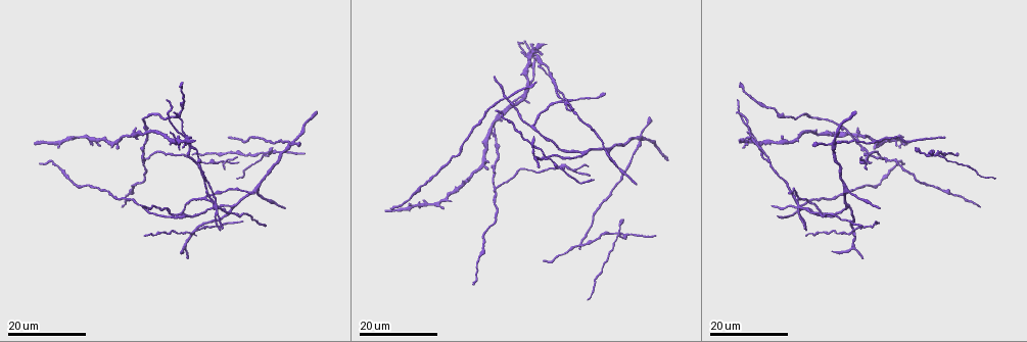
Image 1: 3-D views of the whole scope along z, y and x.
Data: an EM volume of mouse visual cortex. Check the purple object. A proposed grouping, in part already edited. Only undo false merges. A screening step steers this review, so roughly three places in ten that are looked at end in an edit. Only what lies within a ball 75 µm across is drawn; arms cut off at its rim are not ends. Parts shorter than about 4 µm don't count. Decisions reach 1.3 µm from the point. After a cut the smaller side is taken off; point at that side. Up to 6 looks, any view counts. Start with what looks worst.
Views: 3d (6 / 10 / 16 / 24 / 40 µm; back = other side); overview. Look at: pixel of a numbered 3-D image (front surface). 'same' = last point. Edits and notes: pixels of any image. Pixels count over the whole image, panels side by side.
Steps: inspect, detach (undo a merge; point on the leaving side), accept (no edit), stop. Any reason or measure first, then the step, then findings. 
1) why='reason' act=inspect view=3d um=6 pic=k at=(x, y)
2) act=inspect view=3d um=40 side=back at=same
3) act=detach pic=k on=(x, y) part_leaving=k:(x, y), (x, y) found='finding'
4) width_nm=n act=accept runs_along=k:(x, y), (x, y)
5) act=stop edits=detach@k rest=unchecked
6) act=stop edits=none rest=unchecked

why='four or more arms meet' act=inspect view=3d um=24 pic=1 at=(225, 160)

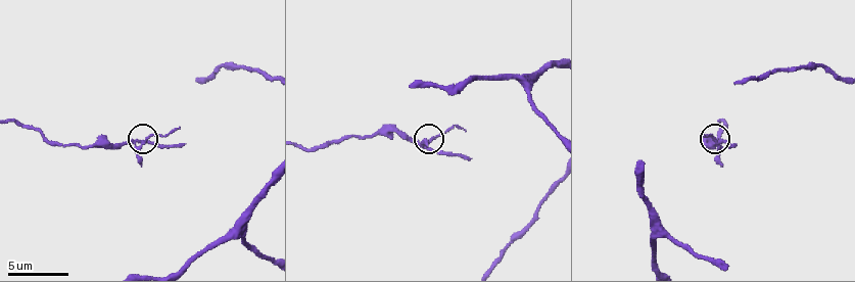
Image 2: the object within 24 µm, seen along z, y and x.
act=inspect view=3d um=10 pic=2 at=(724, 143)

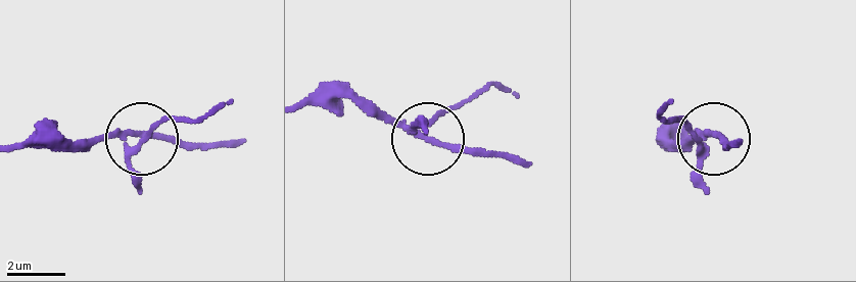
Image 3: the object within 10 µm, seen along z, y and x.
act=accept runs_along=3:(306, 105), (350, 95), (438, 141), (494, 153) found='all the same cell'

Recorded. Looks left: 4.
why='three-way junction' act=inspect view=3d um=16 pic=1 at=(850, 208)

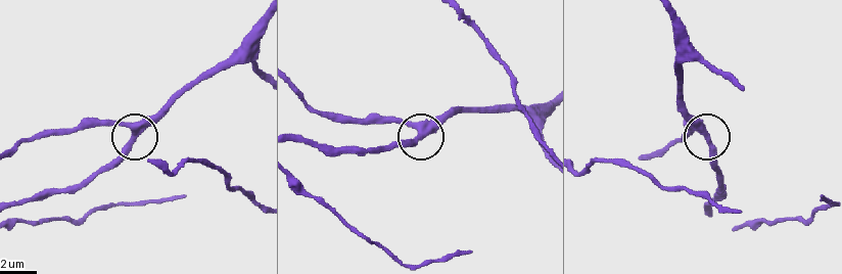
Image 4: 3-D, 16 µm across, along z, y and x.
act=inspect view=3d um=10 pic=4 at=(708, 136)

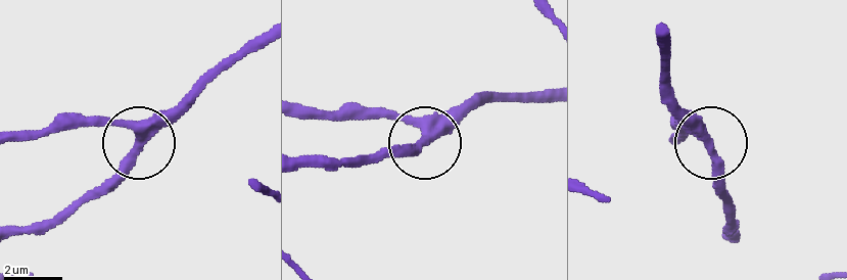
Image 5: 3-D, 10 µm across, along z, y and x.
arms=3 act=accept runs_along=5:(298, 106), (401, 121), (423, 140), (381, 154) found='all the same cell'

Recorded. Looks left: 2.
why='four or more arms meet' act=inspect view=3d um=24 pic=1 at=(834, 143)

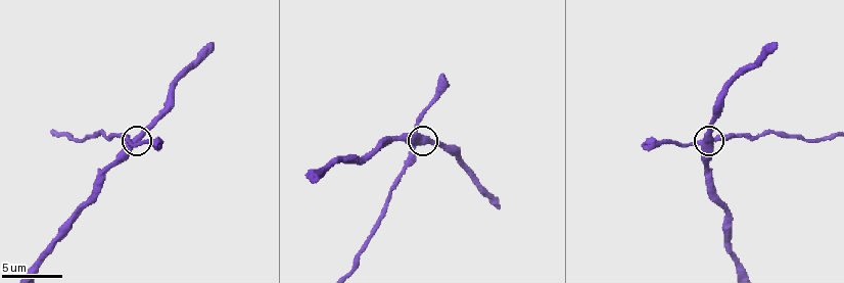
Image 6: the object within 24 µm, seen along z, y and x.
why='zoom in' act=inspect view=3d um=6 pic=6 at=(710, 142)

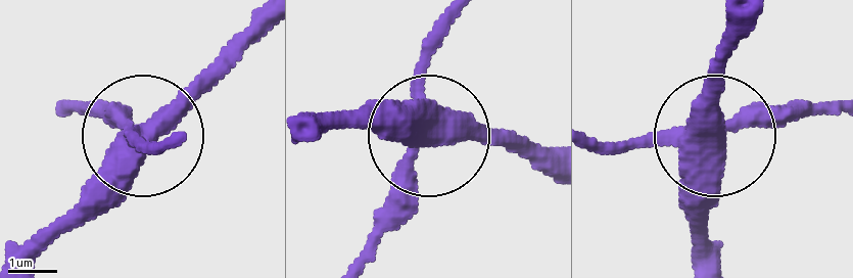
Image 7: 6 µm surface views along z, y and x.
act=detach pic=7 on=(112, 114) part_leaving=7:(700, 136), (830, 111) found='two cells meet here'

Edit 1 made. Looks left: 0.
act=stop edits=detach@7 rest=unchecked

